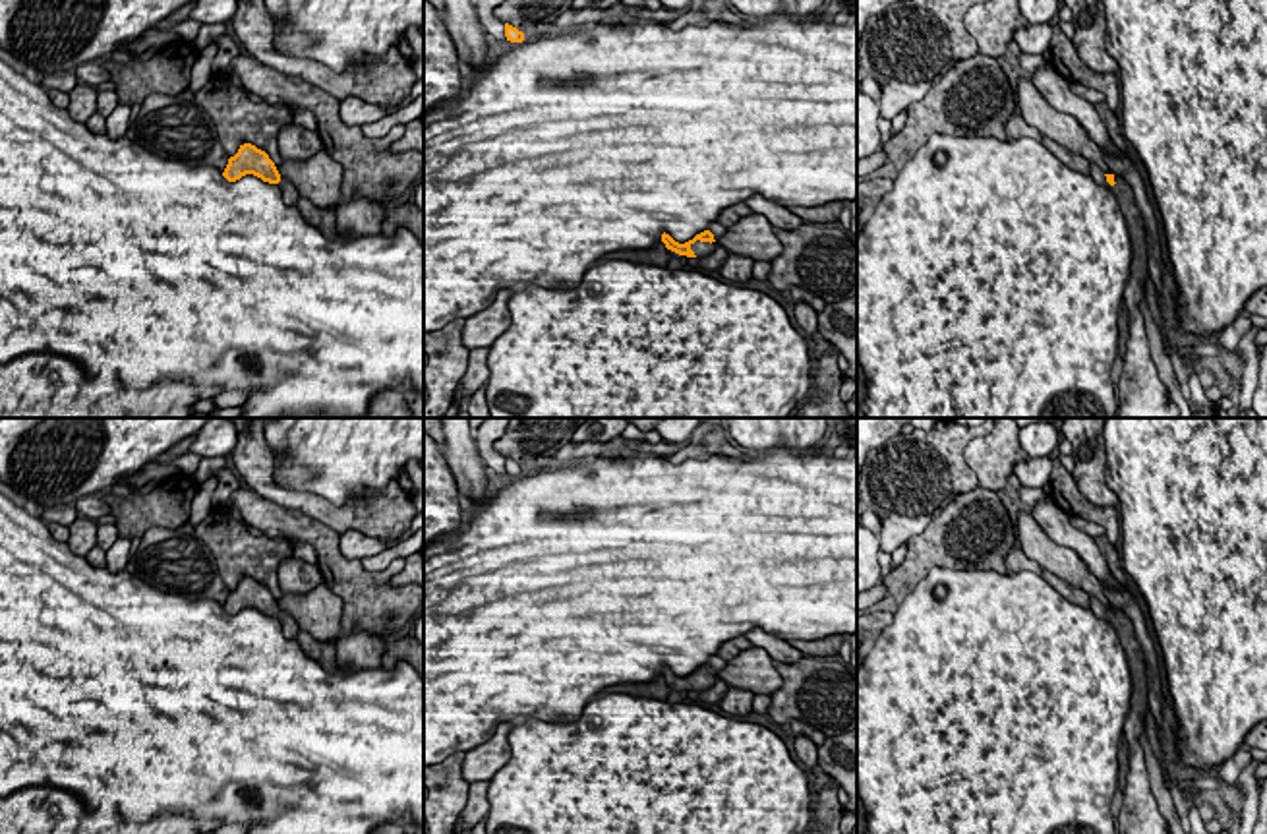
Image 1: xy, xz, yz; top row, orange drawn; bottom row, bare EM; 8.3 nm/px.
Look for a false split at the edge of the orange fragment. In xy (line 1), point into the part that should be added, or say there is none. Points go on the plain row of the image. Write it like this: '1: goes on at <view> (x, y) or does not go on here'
1: does not go on here

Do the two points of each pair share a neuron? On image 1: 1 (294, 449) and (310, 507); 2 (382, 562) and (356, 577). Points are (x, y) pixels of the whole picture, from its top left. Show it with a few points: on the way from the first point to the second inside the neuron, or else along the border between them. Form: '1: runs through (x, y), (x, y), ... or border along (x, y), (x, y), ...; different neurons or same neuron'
1: border along (275, 457), (279, 484), (333, 504), (351, 500); different neurons
2: border along (360, 560), (366, 569), (378, 573); different neurons

